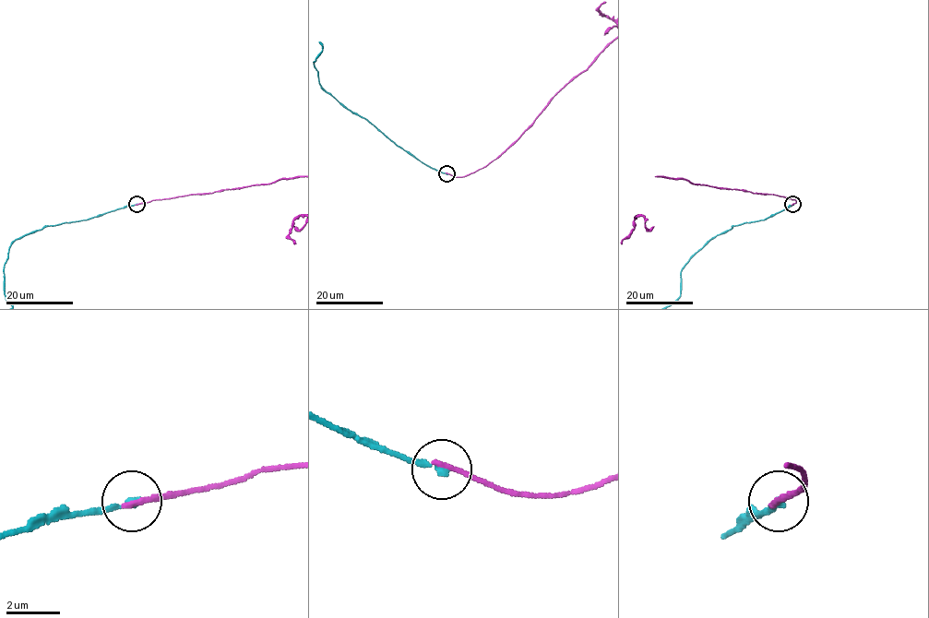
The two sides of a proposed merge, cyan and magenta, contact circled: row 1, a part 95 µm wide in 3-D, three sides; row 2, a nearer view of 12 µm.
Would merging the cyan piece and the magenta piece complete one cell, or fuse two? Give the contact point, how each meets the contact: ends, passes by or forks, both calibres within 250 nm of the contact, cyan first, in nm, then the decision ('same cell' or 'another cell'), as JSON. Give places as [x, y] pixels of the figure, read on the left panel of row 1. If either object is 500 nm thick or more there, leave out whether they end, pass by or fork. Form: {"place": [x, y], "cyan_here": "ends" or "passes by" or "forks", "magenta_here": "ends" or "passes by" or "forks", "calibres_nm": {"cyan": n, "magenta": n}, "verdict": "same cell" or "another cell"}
{"place": [136, 204], "cyan_here": "ends", "magenta_here": "ends", "calibres_nm": {"cyan": 240, "magenta": 200}, "verdict": "another cell"}

